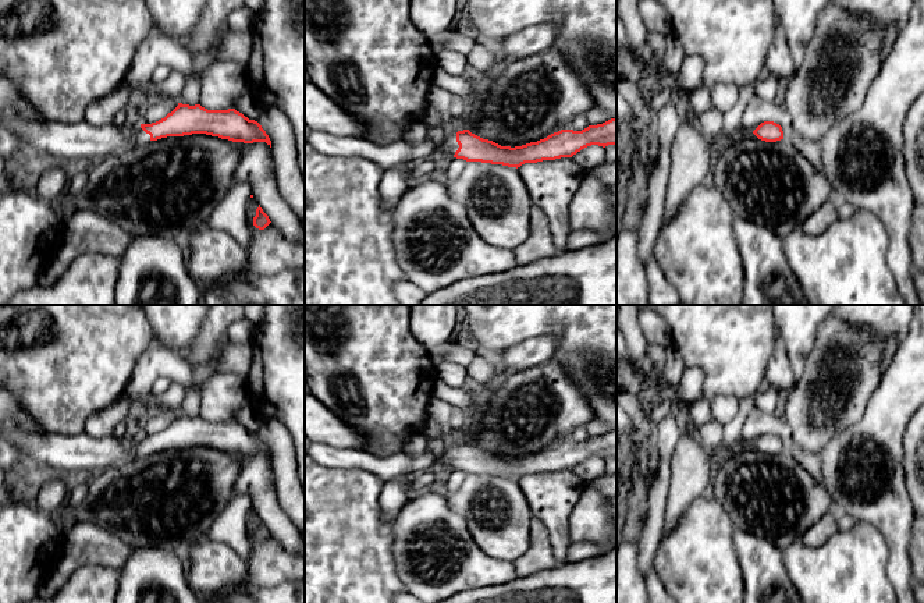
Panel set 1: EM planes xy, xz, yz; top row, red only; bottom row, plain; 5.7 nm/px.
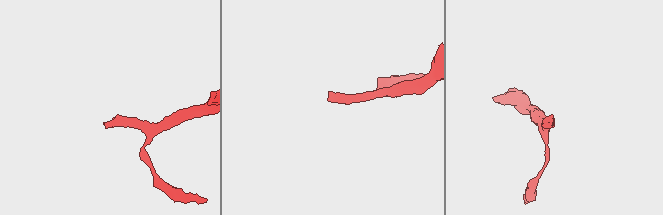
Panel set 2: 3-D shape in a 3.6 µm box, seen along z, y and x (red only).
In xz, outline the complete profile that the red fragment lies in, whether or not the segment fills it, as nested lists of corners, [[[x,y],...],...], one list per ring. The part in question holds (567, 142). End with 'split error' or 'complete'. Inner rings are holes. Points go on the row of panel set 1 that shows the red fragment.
[[[616,118],[589,125],[582,131],[561,130],[537,142],[515,148],[483,139],[469,130],[448,131],[441,139],[427,138],[417,143],[409,143],[402,138],[392,145],[376,145],[363,138],[334,136],[327,132],[310,131],[306,142],[319,153],[362,157],[374,162],[384,170],[406,160],[419,163],[440,156],[518,169],[525,163],[572,157],[591,145],[603,148],[616,145]]] | split error

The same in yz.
[[[764,121],[761,123],[753,134],[765,142],[776,142],[783,139],[783,131],[782,127],[774,121]]] | complete

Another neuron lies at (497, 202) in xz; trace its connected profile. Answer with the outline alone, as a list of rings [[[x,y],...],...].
[[[468,162],[456,180],[445,182],[488,245],[513,251],[527,240],[533,203],[516,167]]]

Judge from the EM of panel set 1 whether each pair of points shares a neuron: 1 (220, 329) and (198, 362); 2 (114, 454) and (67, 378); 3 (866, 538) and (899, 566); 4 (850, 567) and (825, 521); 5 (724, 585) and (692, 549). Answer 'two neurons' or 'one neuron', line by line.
1: one neuron
2: two neurons
3: two neurons
4: two neurons
5: one neuron

